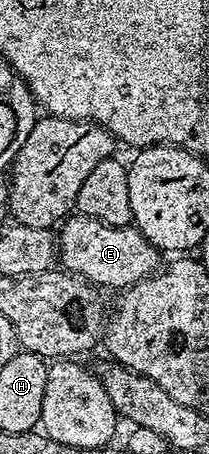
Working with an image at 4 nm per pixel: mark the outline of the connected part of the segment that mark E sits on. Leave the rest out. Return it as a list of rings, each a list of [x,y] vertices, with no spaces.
[[[68,218],[62,224],[63,232],[59,231],[57,235],[57,259],[62,270],[78,275],[100,288],[119,287],[118,289],[131,287],[160,270],[160,251],[133,225],[110,227],[96,219],[75,218]]]

